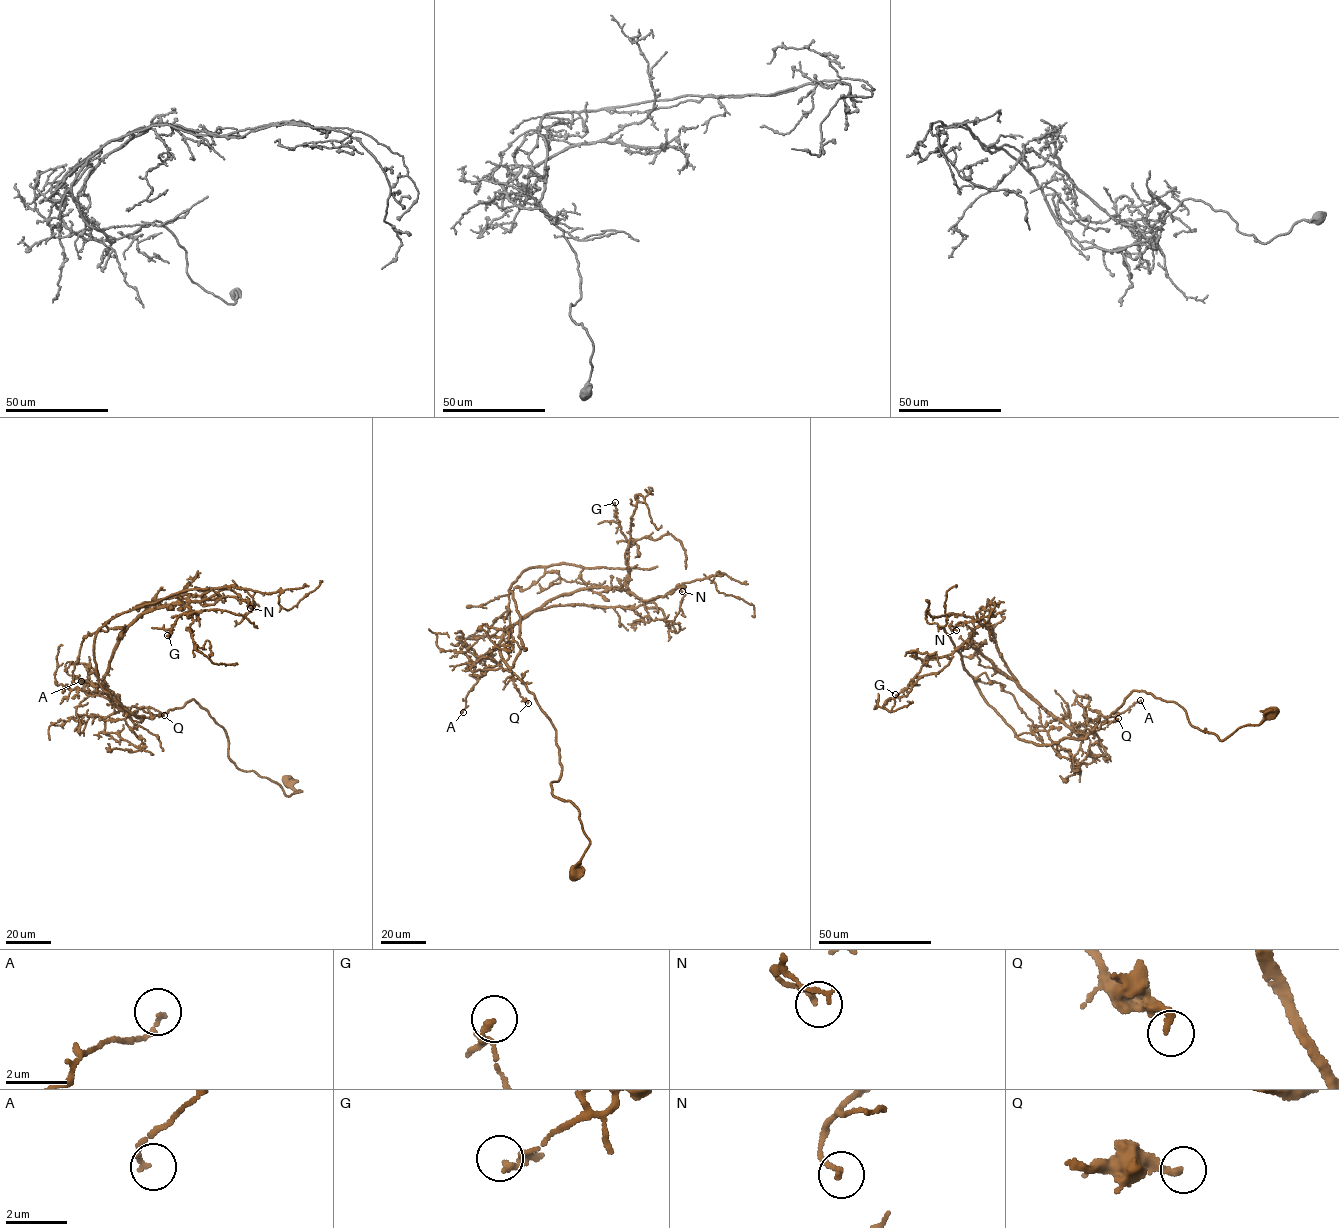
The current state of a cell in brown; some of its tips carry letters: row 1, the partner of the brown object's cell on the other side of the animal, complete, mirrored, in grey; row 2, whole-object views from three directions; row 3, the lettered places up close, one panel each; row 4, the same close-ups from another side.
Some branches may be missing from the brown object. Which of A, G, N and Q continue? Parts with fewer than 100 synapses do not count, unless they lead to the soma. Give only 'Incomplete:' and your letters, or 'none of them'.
Incomplete: none of them

